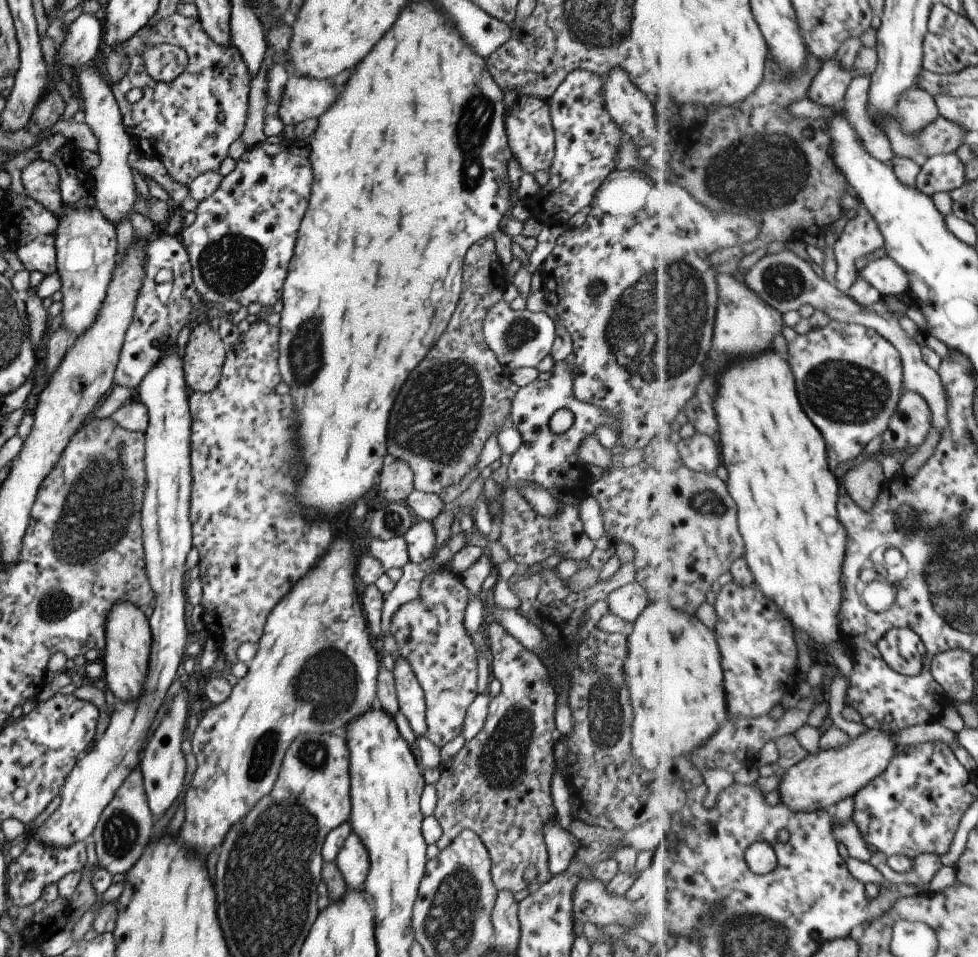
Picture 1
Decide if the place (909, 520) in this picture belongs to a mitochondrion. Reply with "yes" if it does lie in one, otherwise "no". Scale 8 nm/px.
yes

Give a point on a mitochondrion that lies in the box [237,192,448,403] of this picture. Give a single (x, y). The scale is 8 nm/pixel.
(306, 345)

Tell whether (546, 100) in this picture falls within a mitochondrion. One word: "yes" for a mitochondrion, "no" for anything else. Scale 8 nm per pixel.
no

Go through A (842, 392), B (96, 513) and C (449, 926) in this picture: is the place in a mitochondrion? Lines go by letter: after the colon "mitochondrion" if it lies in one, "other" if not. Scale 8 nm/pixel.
A: mitochondrion
B: mitochondrion
C: mitochondrion

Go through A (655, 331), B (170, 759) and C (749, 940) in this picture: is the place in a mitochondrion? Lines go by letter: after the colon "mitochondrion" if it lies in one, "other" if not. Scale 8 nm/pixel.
A: mitochondrion
B: other
C: mitochondrion

